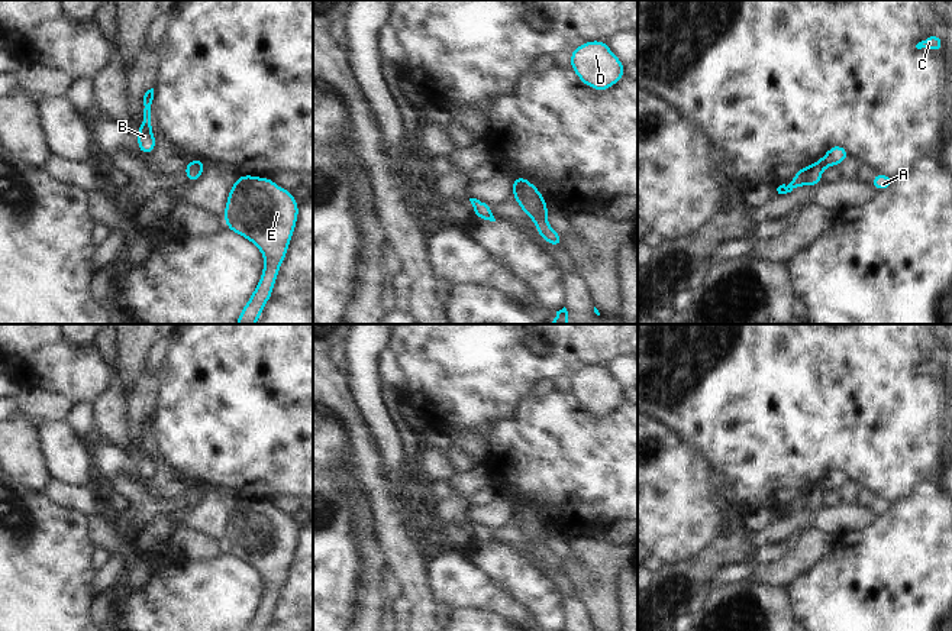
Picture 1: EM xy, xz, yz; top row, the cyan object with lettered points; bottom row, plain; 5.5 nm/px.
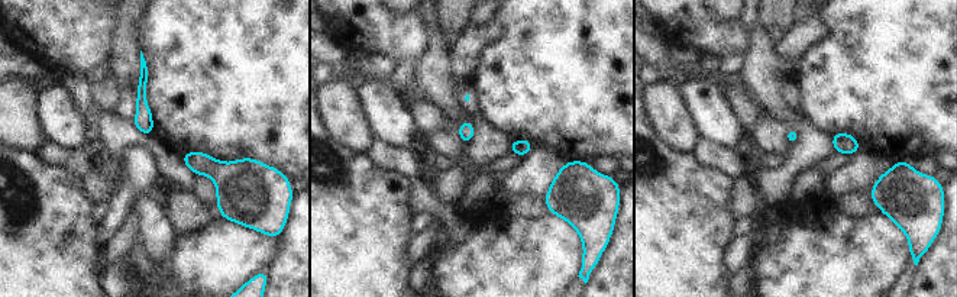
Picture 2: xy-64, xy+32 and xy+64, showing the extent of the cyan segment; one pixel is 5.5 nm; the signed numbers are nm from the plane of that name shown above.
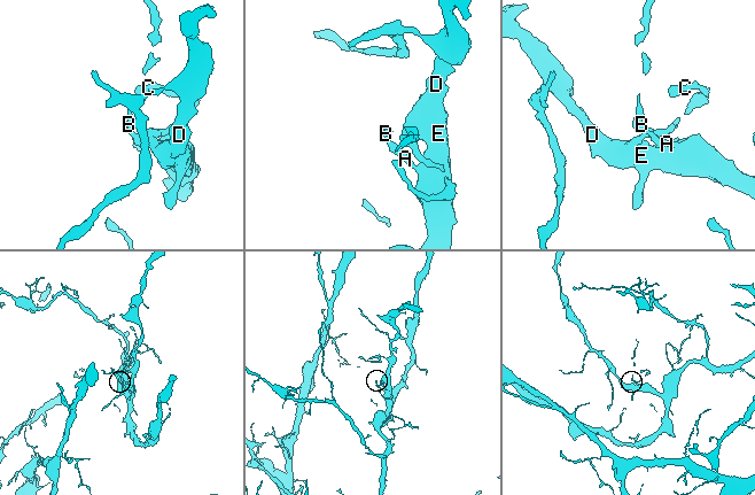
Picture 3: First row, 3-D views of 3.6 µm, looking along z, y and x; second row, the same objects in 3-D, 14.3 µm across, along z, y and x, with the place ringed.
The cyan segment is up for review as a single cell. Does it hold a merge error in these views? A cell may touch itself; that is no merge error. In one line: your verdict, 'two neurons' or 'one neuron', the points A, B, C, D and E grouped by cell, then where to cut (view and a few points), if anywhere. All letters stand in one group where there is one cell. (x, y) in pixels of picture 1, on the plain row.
two neurons; A B D E / C; cut in yz along (817, 485), (823, 492)

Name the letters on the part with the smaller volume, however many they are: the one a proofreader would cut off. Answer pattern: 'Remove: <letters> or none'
Remove: C

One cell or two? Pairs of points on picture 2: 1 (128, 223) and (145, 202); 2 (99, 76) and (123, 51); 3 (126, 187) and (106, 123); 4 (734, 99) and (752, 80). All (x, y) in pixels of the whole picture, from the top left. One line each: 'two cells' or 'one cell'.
1: two cells
2: two cells
3: two cells
4: two cells

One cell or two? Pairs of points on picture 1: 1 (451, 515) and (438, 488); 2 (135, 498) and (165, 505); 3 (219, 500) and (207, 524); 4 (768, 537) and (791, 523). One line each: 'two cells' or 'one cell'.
1: two cells
2: one cell
3: one cell
4: one cell

